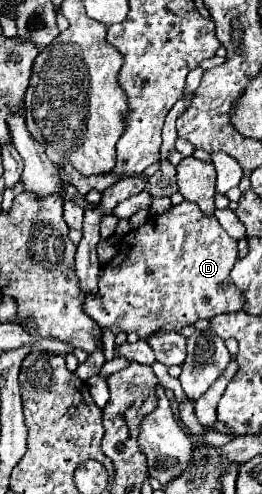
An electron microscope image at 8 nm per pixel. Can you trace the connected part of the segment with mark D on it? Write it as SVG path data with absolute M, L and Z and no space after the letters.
M184 200L182 204L172 206L168 212L164 212L164 214L160 214L160 216L148 218L148 222L146 222L144 226L132 230L128 236L122 238L120 250L118 250L118 254L114 256L114 260L112 260L110 264L106 264L106 266L100 268L98 292L96 292L94 296L86 296L86 300L84 300L84 310L86 310L86 314L88 314L90 318L94 318L94 322L98 322L98 326L108 328L108 330L112 330L114 334L118 334L120 330L124 330L124 332L132 332L132 330L134 330L134 332L138 332L138 336L140 336L142 340L148 340L148 336L154 334L154 332L158 332L158 330L178 332L180 328L190 326L190 324L194 324L194 322L200 320L200 318L210 320L212 316L222 314L222 312L236 312L236 310L242 310L244 300L242 300L238 288L234 286L234 282L230 280L230 270L232 270L234 262L238 260L238 248L236 248L236 244L238 244L238 242L236 242L234 238L230 238L230 236L226 234L226 230L218 224L216 216L206 216L206 214L202 214L202 212L198 210L198 206L194 206L194 202L186 202L186 200Z

